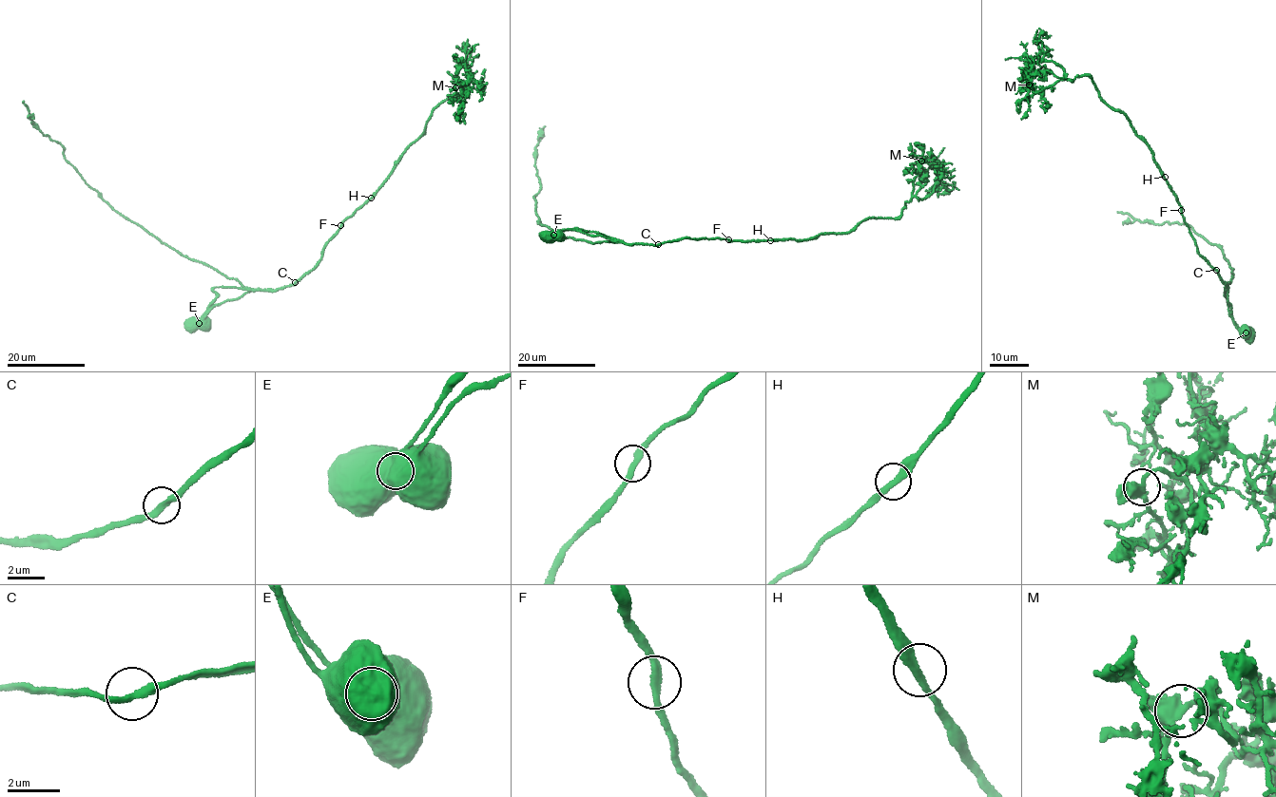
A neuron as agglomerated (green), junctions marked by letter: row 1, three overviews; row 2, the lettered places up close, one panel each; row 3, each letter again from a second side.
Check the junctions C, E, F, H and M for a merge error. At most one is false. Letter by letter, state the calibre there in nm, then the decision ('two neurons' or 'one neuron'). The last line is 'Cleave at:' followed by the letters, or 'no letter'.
C: calibre 280 nm; one neuron
E: calibre 1050 nm; two neurons
F: calibre 280 nm; one neuron
H: calibre 280 nm; one neuron
M: calibre 400 nm; one neuron
Cleave at: E

